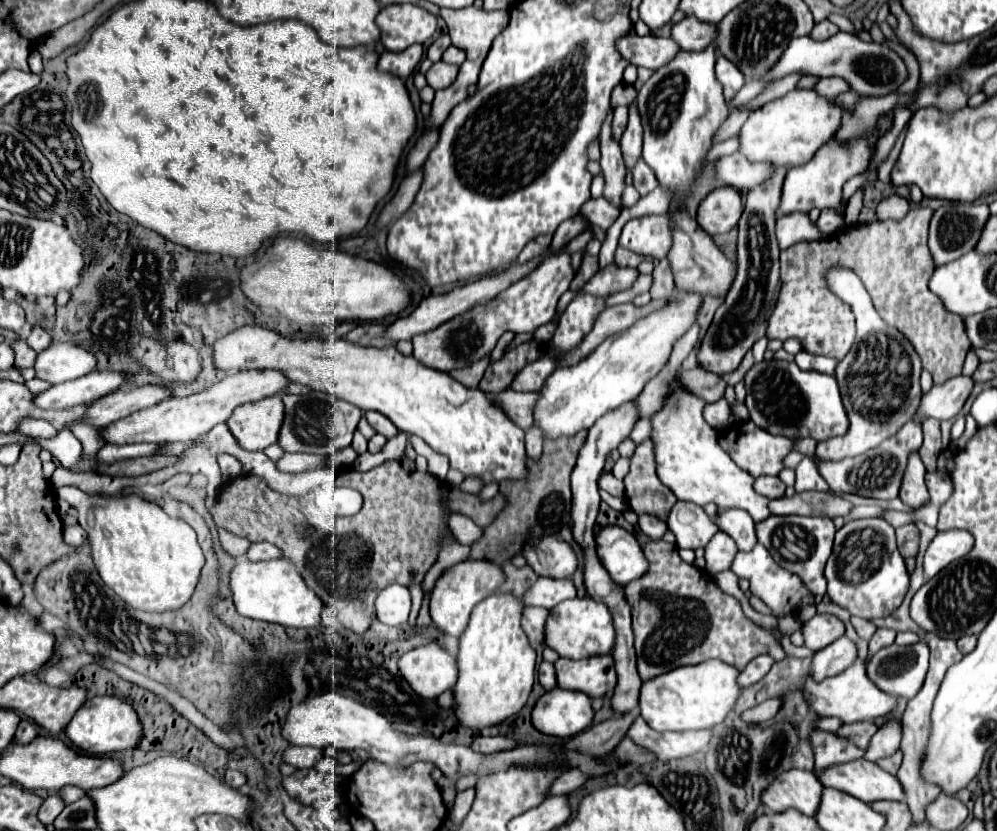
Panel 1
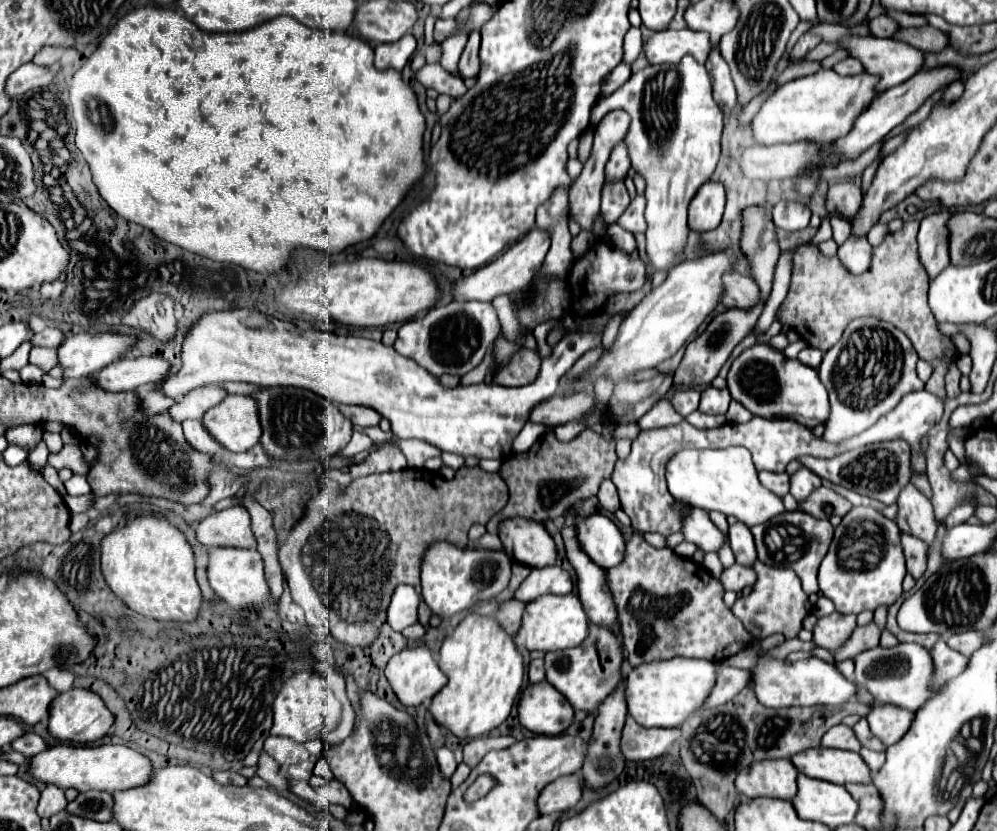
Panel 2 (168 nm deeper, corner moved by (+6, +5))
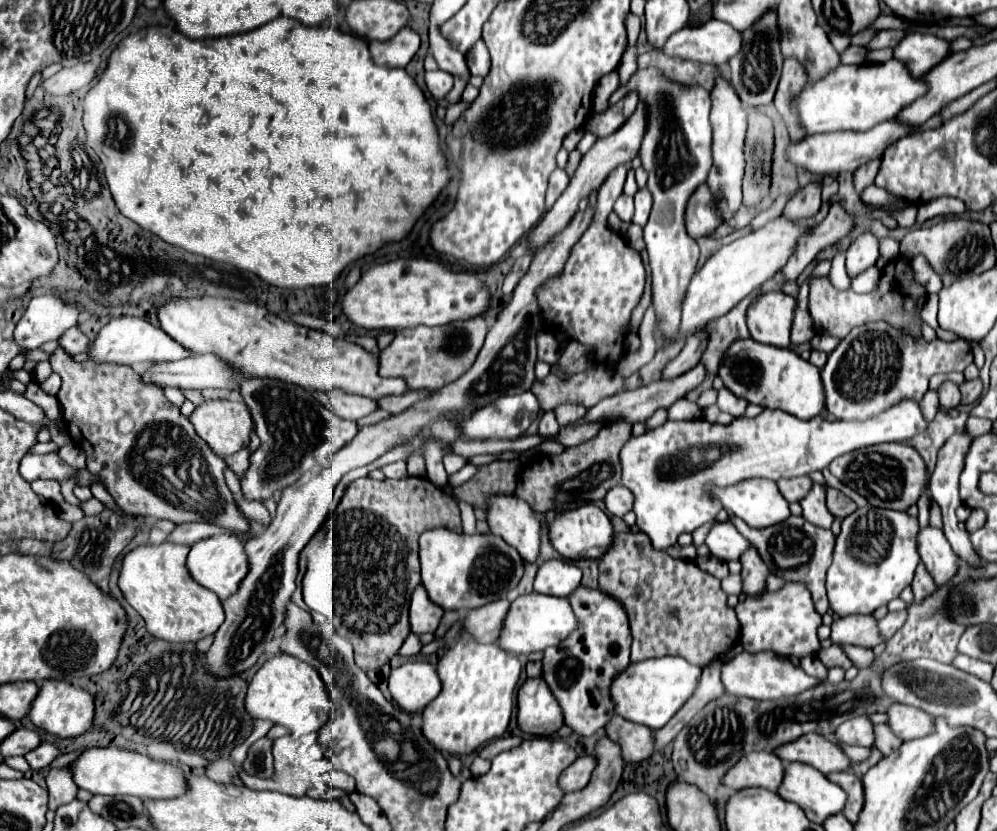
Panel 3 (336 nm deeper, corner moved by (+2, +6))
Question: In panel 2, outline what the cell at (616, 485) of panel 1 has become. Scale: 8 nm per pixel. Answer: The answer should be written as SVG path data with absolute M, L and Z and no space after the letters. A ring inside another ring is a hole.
M605 479L601 483L599 493L597 493L597 499L599 499L601 507L607 509L607 511L611 511L611 513L619 509L619 495L617 495L617 489L615 489L615 485L613 485L611 479Z

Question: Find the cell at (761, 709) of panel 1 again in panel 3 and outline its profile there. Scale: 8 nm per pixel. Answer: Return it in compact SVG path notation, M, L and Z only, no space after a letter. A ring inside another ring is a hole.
M745 650L741 654L735 654L731 660L723 662L721 680L725 686L725 694L747 696L747 698L755 698L755 700L775 700L775 698L783 698L783 696L795 696L795 694L801 694L803 690L819 684L815 678L807 676L803 672L803 668L793 666L783 656L777 656L773 652L751 654Z

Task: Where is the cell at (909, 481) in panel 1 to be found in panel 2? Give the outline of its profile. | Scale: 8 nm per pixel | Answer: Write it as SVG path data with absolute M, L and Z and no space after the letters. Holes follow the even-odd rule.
M905 485L899 493L897 499L897 525L903 533L909 533L913 537L923 539L925 543L931 543L937 531L935 515L931 501L915 487L915 485Z

